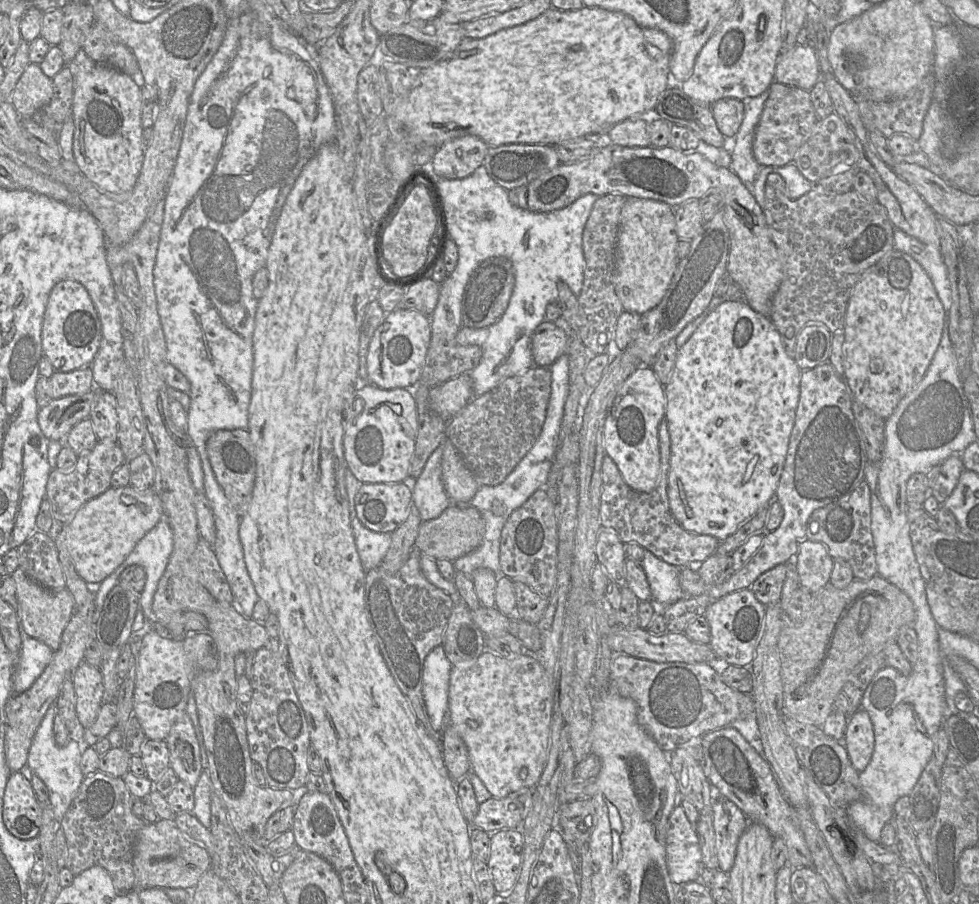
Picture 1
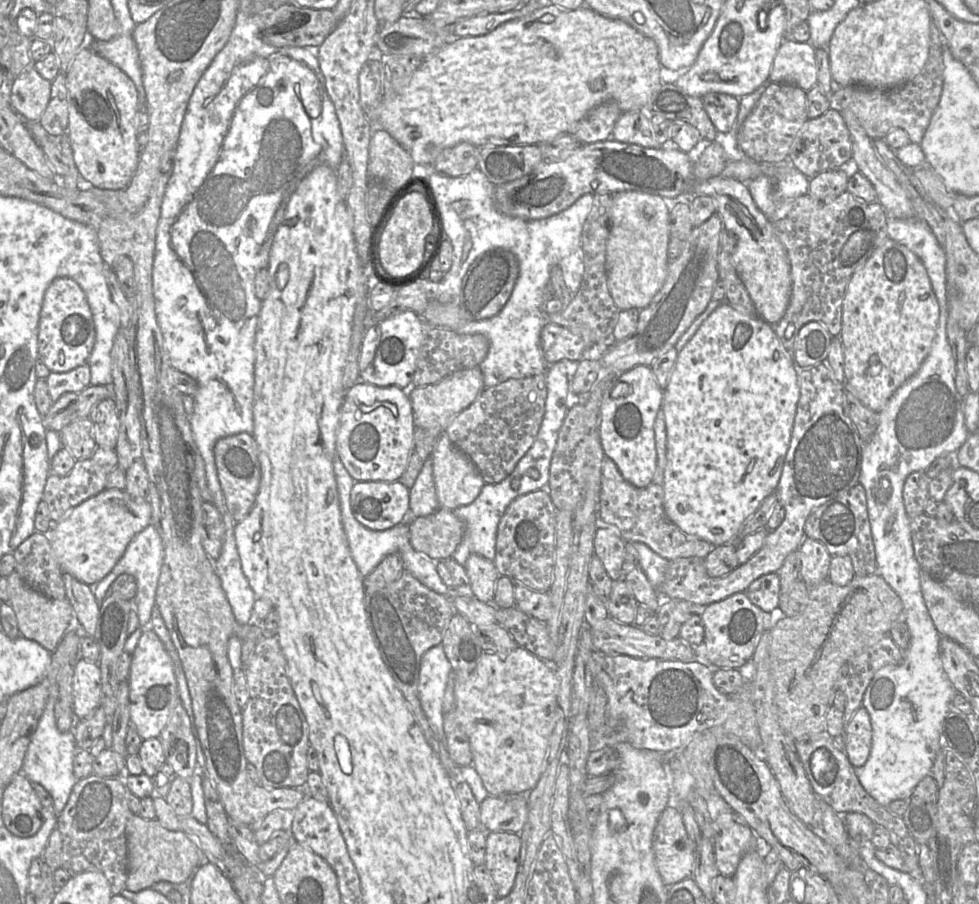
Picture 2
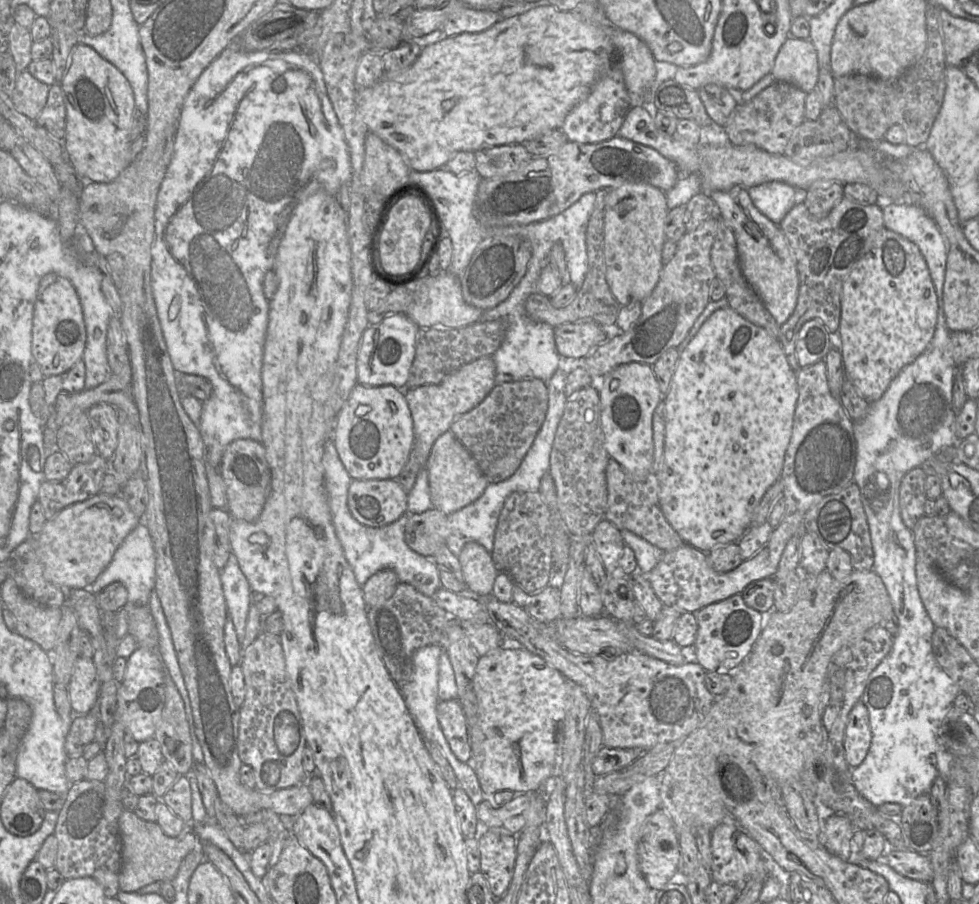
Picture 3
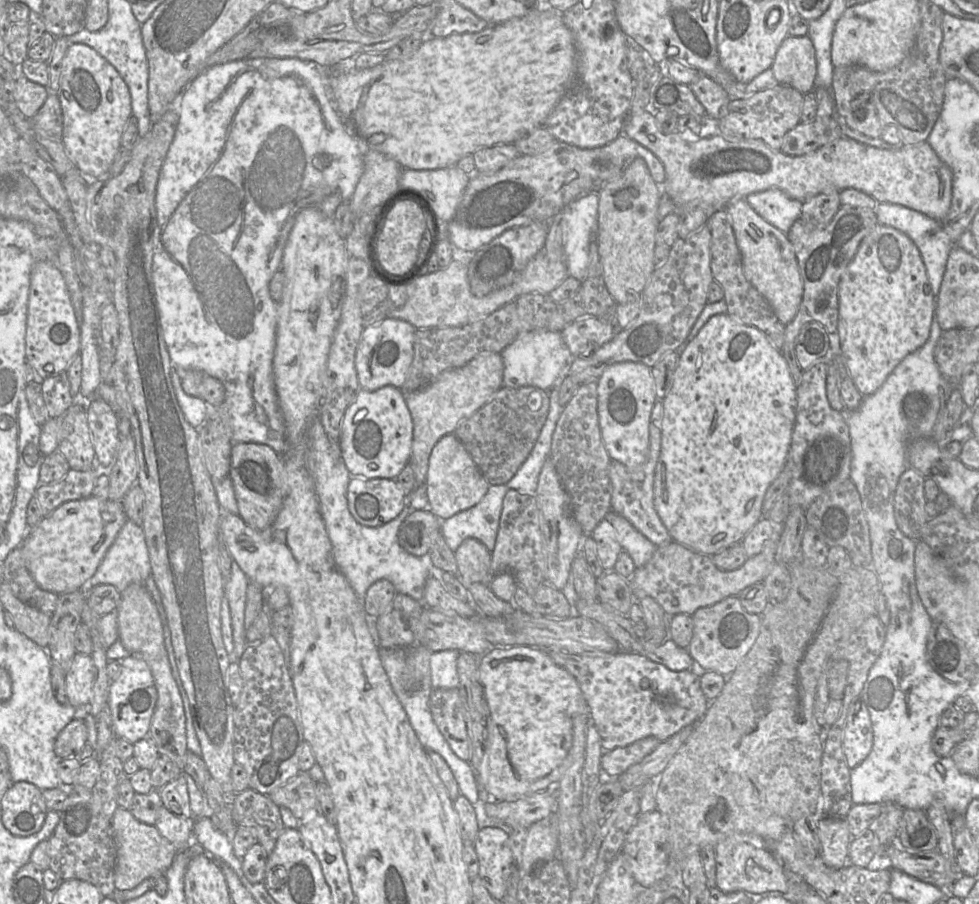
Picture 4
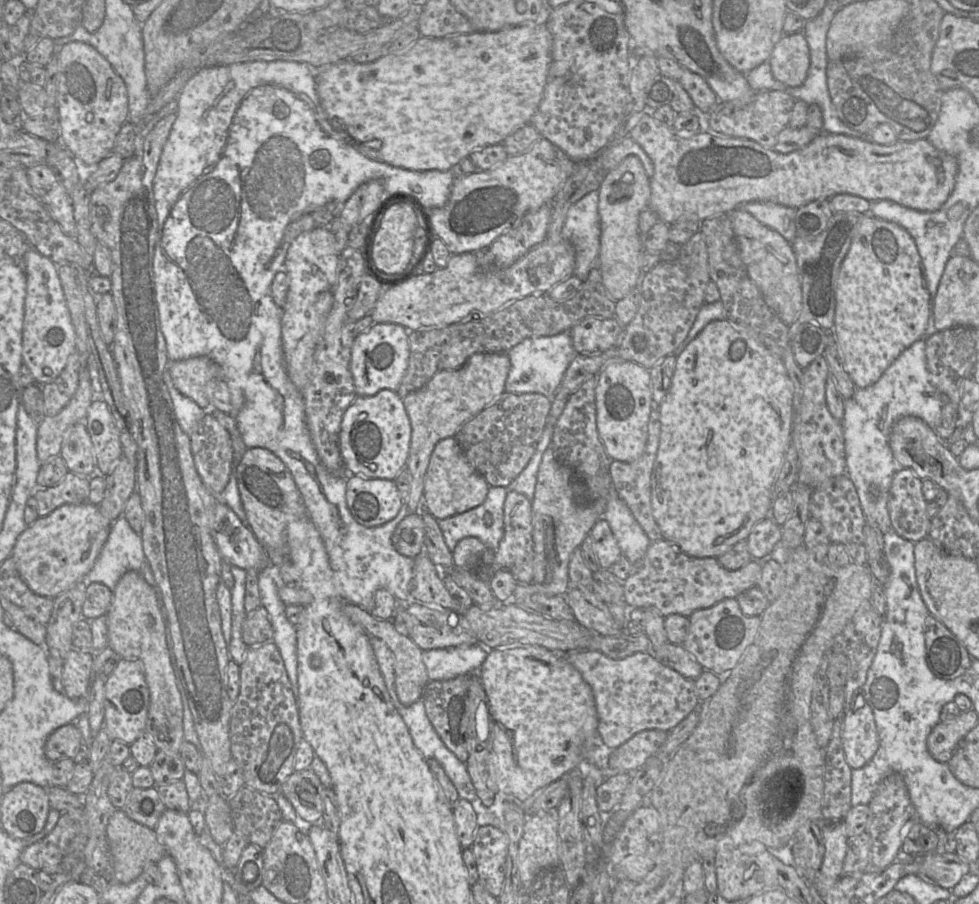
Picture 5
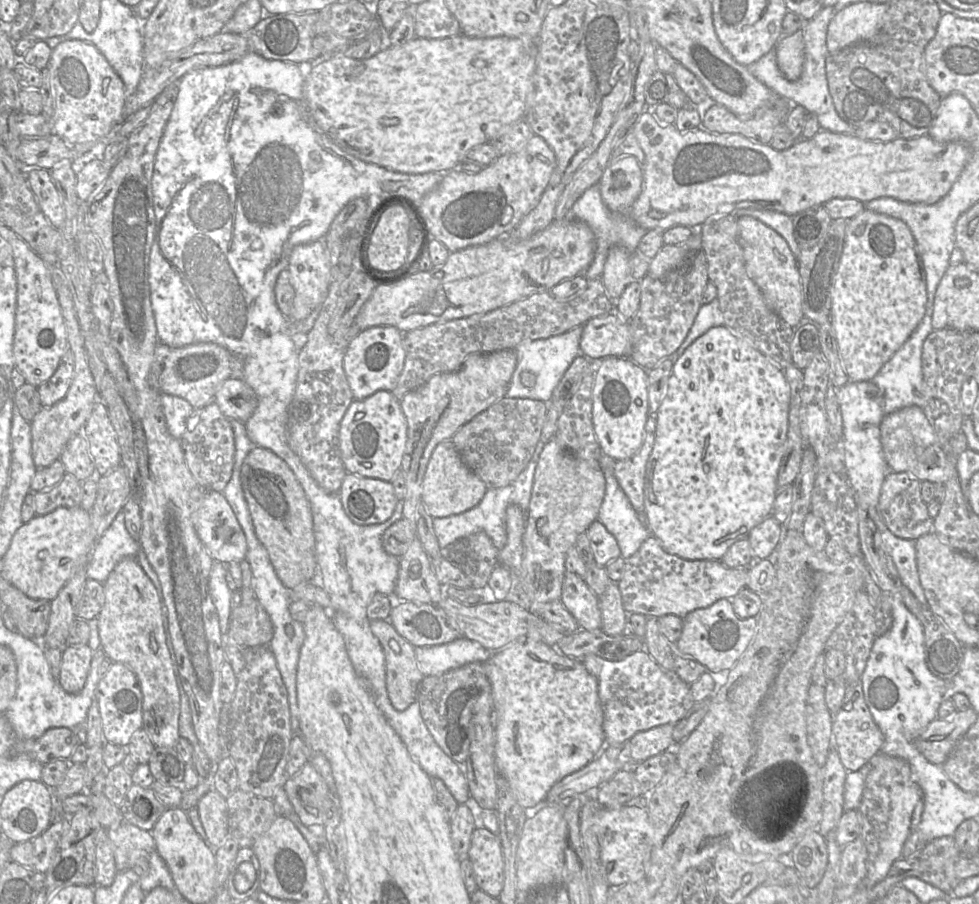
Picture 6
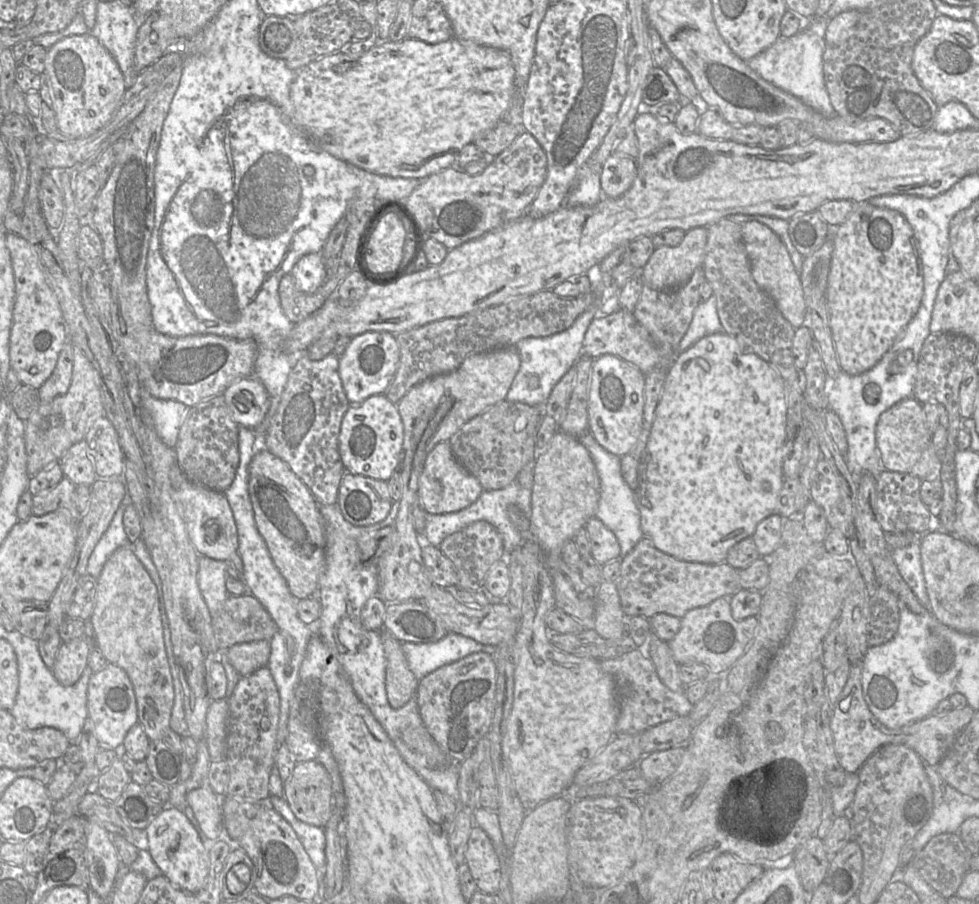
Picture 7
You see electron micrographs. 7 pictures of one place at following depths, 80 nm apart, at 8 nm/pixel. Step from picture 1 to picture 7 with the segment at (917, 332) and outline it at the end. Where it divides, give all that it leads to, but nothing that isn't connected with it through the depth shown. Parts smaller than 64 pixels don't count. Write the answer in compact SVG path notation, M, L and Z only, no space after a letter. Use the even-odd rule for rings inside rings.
M856 204L842 225L831 228L834 249L826 291L829 322L841 370L859 375L881 360L918 311L923 268L913 230L899 212Z

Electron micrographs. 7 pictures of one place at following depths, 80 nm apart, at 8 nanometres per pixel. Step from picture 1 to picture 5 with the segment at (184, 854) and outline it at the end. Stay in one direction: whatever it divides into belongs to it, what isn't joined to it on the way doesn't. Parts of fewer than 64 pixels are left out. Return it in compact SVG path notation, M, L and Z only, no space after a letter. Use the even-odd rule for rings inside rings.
M116 809L110 817L106 836L112 855L114 882L130 883L141 875L148 863L157 863L168 855L165 847L157 840L155 830L131 820L122 809Z

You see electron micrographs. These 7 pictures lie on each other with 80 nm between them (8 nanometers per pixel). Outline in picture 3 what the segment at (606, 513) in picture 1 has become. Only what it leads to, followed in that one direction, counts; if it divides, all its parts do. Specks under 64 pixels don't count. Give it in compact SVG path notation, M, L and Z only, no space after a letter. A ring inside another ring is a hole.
M662 399L653 414L653 467L643 481L634 481L614 459L608 461L606 476L608 488L605 520L612 522L619 530L627 529L647 540L664 552L673 551L686 544L666 519L660 504L660 471L664 458L666 436L666 399Z

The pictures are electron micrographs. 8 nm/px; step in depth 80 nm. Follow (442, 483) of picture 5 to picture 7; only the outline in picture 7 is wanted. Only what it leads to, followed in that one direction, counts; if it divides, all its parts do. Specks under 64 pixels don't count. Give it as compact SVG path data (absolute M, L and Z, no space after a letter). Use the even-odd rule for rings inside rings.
M448 441L438 443L428 454L418 487L418 495L427 513L458 512L473 504L483 491L477 478L457 460Z

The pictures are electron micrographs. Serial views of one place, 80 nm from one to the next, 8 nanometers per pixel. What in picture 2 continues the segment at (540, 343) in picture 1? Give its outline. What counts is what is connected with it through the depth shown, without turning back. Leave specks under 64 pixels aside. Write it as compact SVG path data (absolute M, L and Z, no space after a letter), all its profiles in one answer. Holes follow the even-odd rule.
M551 322L543 327L540 341L544 359L549 365L562 360L579 362L588 348L580 336Z

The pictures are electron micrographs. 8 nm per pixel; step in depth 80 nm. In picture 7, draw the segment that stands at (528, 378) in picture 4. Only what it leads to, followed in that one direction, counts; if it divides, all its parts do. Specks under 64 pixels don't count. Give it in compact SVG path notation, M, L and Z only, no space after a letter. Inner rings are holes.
M603 282L594 284L593 293L597 298L595 305L583 312L568 329L547 337L525 338L515 345L520 356L520 368L513 379L506 400L522 402L534 407L543 407L554 386L576 364L582 355L585 333L592 320L599 315L598 299L604 291L605 286ZM529 376L536 376L538 378L538 386L534 389L529 388L527 385Z

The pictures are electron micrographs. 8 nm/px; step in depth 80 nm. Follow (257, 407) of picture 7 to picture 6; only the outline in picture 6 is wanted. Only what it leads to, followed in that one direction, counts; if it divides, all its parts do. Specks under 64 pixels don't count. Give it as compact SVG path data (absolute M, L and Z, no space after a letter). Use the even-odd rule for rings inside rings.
M230 378L218 389L214 401L229 419L245 423L254 413L258 398L242 378Z

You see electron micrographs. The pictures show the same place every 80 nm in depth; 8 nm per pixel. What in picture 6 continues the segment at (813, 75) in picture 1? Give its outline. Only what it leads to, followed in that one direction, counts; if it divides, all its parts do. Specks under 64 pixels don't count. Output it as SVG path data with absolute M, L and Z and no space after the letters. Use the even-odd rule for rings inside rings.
M802 30L790 36L782 36L775 46L777 65L789 81L797 81L805 62L805 44Z

